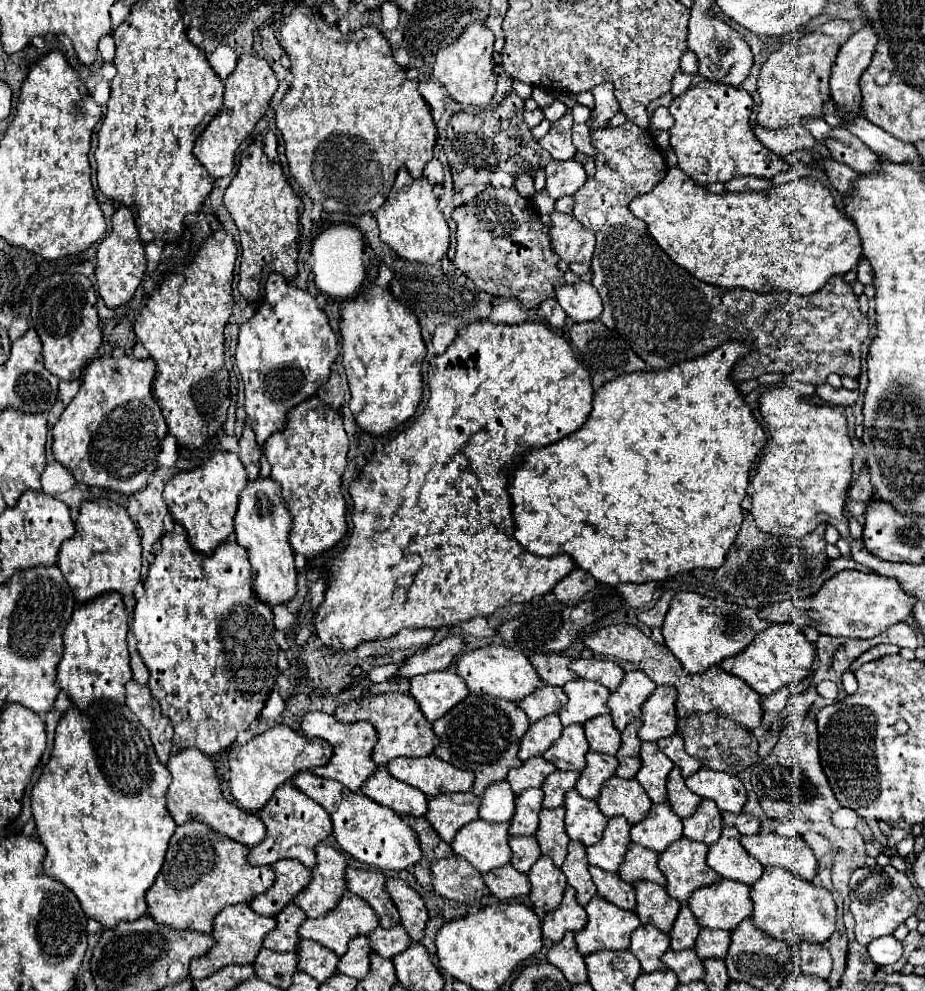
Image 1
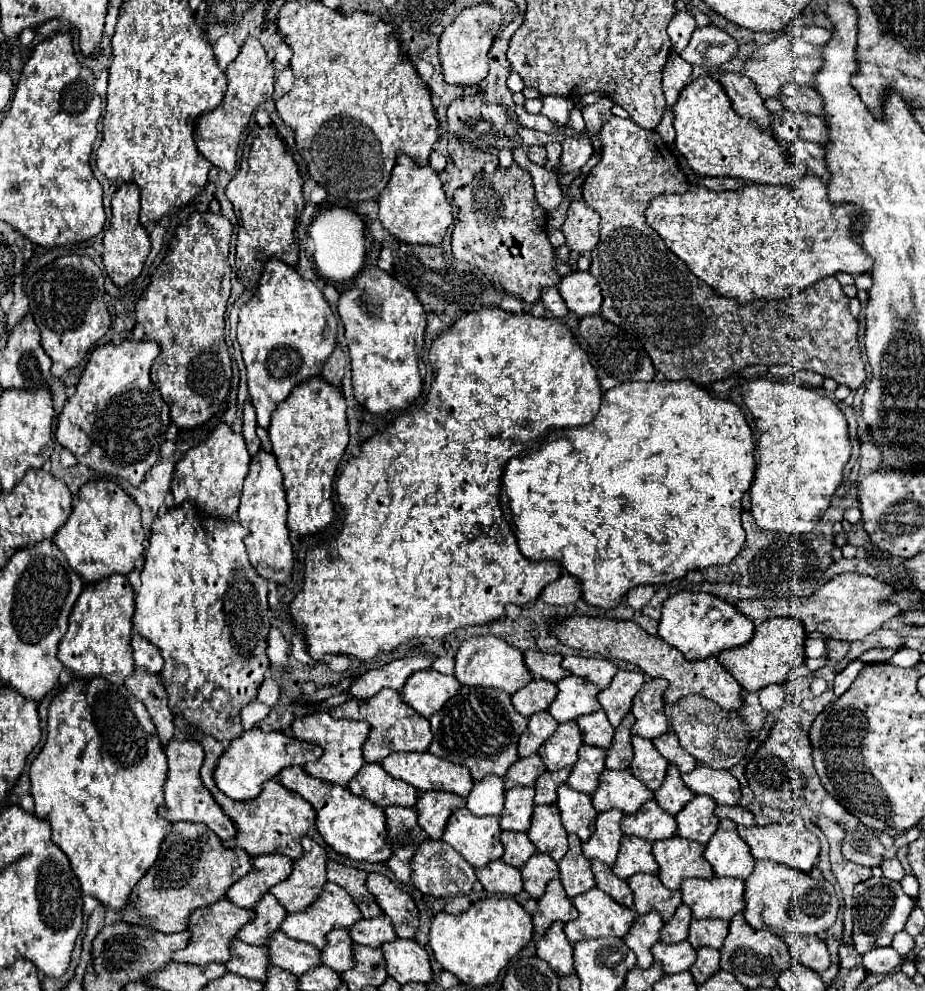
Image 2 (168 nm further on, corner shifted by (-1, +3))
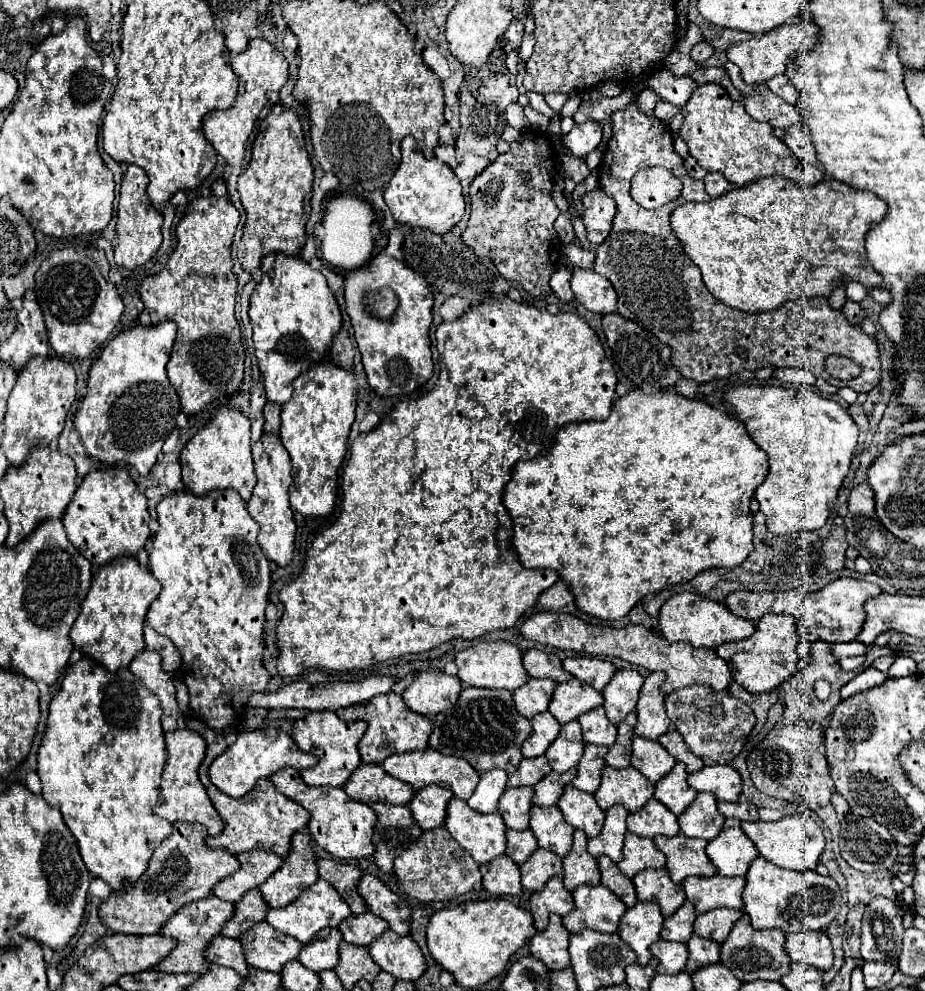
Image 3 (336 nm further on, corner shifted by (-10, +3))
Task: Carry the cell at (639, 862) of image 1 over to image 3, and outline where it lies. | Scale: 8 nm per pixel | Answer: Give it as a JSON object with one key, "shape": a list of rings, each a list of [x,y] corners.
{"shape":[[[626,833],[622,853],[624,859],[618,863],[618,867],[626,877],[634,877],[642,869],[658,869],[666,865],[666,857],[654,847],[652,839],[644,839],[632,833]]]}

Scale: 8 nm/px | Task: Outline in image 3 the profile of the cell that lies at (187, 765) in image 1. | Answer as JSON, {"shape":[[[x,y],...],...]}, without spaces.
{"shape":[[[182,727],[174,729],[170,733],[164,733],[166,737],[166,749],[168,749],[168,759],[164,765],[164,775],[162,775],[162,791],[160,799],[154,807],[154,815],[176,823],[176,821],[188,821],[188,823],[200,823],[206,827],[208,835],[218,835],[222,831],[222,819],[212,807],[212,801],[204,789],[204,785],[198,779],[198,767],[204,759],[206,753],[206,741],[192,729]]]}

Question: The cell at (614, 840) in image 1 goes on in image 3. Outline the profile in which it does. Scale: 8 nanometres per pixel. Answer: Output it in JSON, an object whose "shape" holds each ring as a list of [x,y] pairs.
{"shape":[[[614,805],[606,811],[604,827],[598,837],[588,839],[588,853],[594,857],[608,855],[614,863],[622,861],[622,843],[626,833],[626,817],[628,811],[622,805]]]}

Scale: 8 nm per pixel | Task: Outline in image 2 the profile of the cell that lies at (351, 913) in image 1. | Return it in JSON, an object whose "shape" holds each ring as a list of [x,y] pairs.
{"shape":[[[327,883],[325,891],[319,895],[319,899],[309,909],[305,909],[301,913],[287,915],[287,919],[281,925],[281,931],[287,933],[291,939],[305,941],[305,943],[311,943],[311,945],[323,949],[327,945],[327,933],[331,933],[333,929],[341,929],[341,927],[351,927],[351,925],[355,925],[355,921],[363,919],[355,901],[343,891],[345,889],[335,885],[335,883]]]}

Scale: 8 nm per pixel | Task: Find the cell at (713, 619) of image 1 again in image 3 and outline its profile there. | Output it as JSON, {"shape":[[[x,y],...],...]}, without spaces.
{"shape":[[[680,593],[670,597],[658,615],[658,629],[662,631],[664,639],[668,643],[676,643],[676,641],[688,641],[694,647],[712,647],[716,649],[722,643],[728,641],[740,641],[746,639],[754,633],[754,623],[736,617],[734,613],[730,613],[728,609],[724,609],[722,603],[710,601],[698,593]]]}

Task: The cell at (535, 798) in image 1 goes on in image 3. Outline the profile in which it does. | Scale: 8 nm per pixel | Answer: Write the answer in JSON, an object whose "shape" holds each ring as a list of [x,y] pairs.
{"shape":[[[508,787],[500,801],[498,801],[498,811],[502,819],[506,821],[506,827],[524,831],[528,829],[530,821],[530,807],[532,807],[532,787]]]}

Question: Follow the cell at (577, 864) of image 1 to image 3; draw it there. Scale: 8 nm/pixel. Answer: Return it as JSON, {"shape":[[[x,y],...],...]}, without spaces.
{"shape":[[[576,829],[572,849],[564,857],[564,887],[572,891],[578,885],[598,885],[600,883],[600,869],[596,857],[588,855],[586,851],[586,833]]]}

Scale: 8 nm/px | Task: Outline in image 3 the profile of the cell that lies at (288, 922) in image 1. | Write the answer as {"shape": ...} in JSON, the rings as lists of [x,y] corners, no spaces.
{"shape":[[[248,889],[240,901],[234,903],[234,915],[226,921],[220,935],[238,937],[244,929],[256,925],[256,921],[264,921],[264,913],[268,907],[262,903],[258,889]]]}

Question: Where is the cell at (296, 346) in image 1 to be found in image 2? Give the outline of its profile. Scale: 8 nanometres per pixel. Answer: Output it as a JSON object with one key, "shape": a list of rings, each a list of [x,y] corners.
{"shape":[[[279,259],[267,261],[267,267],[261,275],[259,289],[253,295],[249,303],[241,307],[239,313],[239,327],[237,327],[237,341],[241,345],[243,361],[247,367],[247,385],[249,385],[249,397],[257,411],[257,425],[263,429],[269,429],[271,413],[275,407],[289,397],[289,393],[301,385],[303,381],[321,375],[321,369],[327,361],[327,357],[333,353],[337,345],[337,319],[327,305],[321,289],[303,279],[293,267],[285,265]]]}

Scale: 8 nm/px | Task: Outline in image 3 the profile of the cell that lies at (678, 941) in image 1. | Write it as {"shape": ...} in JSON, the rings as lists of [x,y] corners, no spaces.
{"shape":[[[686,901],[672,917],[664,919],[660,937],[662,937],[662,939],[668,939],[668,941],[680,941],[680,943],[686,943],[688,937],[690,937],[692,931],[694,931],[694,929],[692,929],[694,919],[696,919],[694,905],[692,905],[690,901]]]}

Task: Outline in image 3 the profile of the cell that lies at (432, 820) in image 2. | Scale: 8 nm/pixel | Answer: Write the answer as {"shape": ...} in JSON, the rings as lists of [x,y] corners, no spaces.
{"shape":[[[428,785],[424,789],[418,789],[408,803],[412,809],[414,821],[426,831],[444,825],[446,817],[446,805],[452,799],[452,793],[440,785]]]}

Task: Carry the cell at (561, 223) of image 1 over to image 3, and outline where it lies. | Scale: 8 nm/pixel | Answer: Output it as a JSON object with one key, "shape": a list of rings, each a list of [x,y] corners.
{"shape":[[[596,187],[582,197],[582,203],[584,203],[582,219],[588,229],[588,241],[600,245],[612,229],[612,219],[616,215],[616,201],[608,193],[604,193],[602,187]]]}

